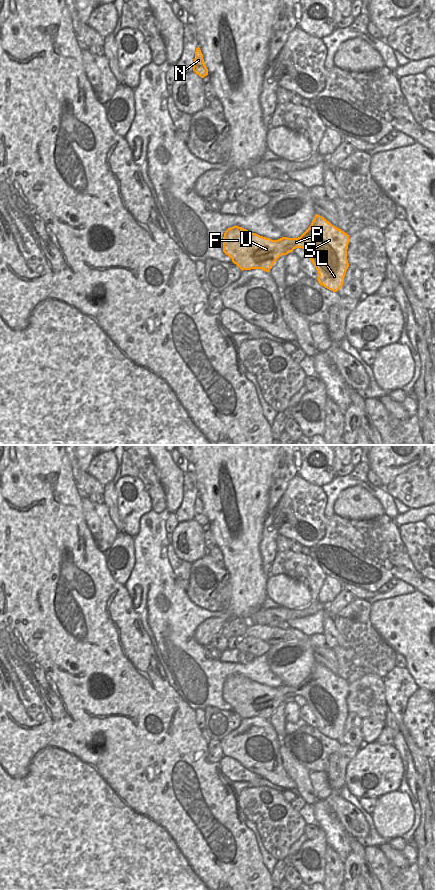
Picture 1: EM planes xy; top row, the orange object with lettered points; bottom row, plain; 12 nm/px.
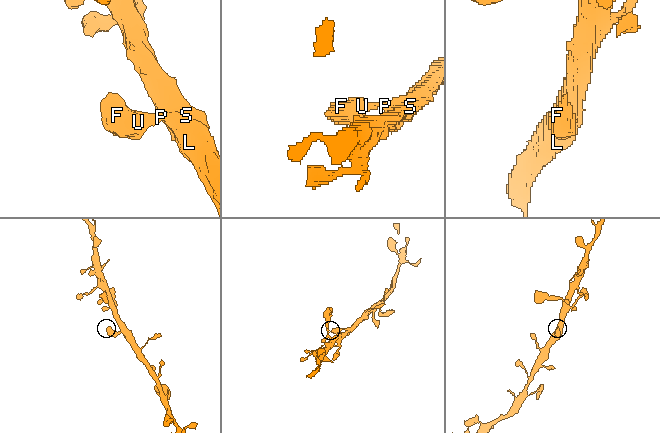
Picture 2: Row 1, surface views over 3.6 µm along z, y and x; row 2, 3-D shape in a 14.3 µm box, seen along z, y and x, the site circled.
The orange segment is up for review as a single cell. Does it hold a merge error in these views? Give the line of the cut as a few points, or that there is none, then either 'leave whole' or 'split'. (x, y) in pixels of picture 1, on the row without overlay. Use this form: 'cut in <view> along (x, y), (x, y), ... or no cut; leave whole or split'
no cut; leave whole

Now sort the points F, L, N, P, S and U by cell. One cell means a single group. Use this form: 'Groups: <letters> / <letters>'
Groups: F L N P S U

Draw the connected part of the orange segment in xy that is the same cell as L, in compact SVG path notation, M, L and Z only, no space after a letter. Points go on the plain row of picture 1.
M316 662L310 675L298 686L272 688L239 674L228 676L223 685L223 700L242 719L262 717L269 720L280 704L302 696L319 722L319 732L337 740L349 715L349 684Z

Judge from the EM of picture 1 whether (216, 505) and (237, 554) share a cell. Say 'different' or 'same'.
same

